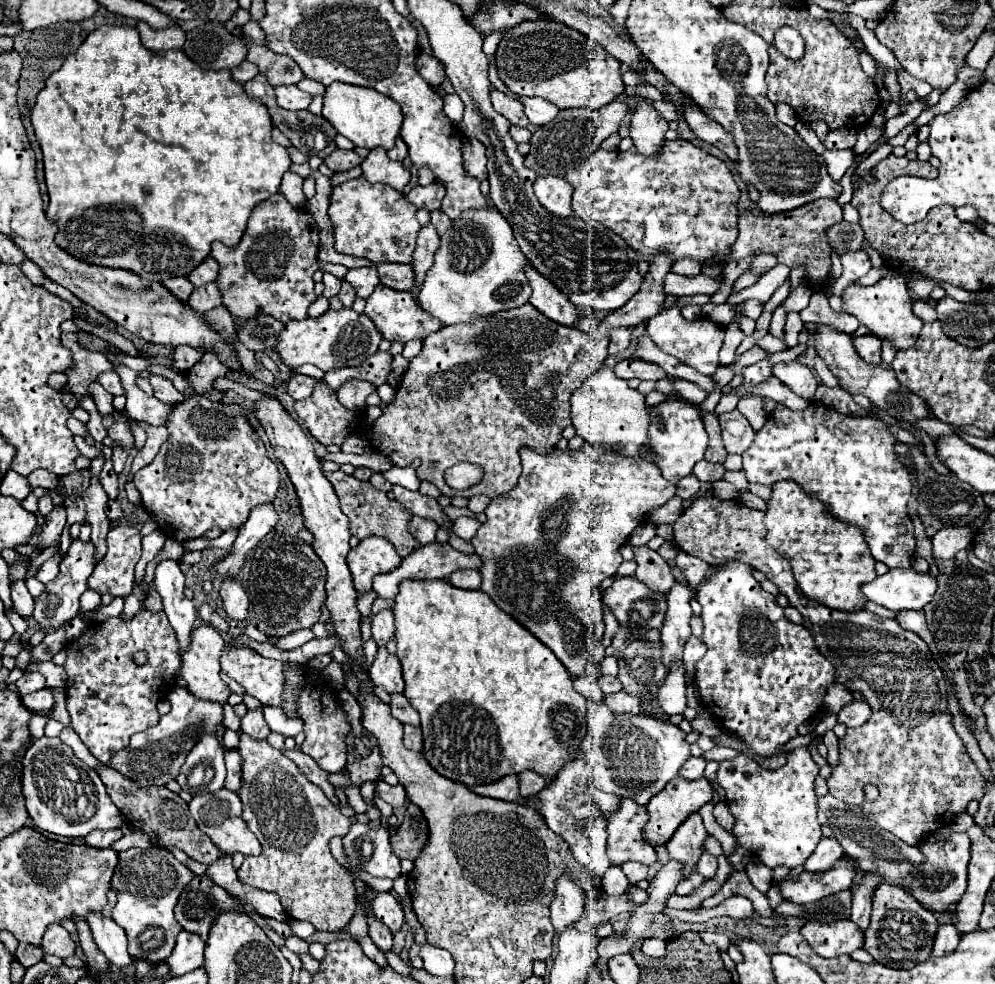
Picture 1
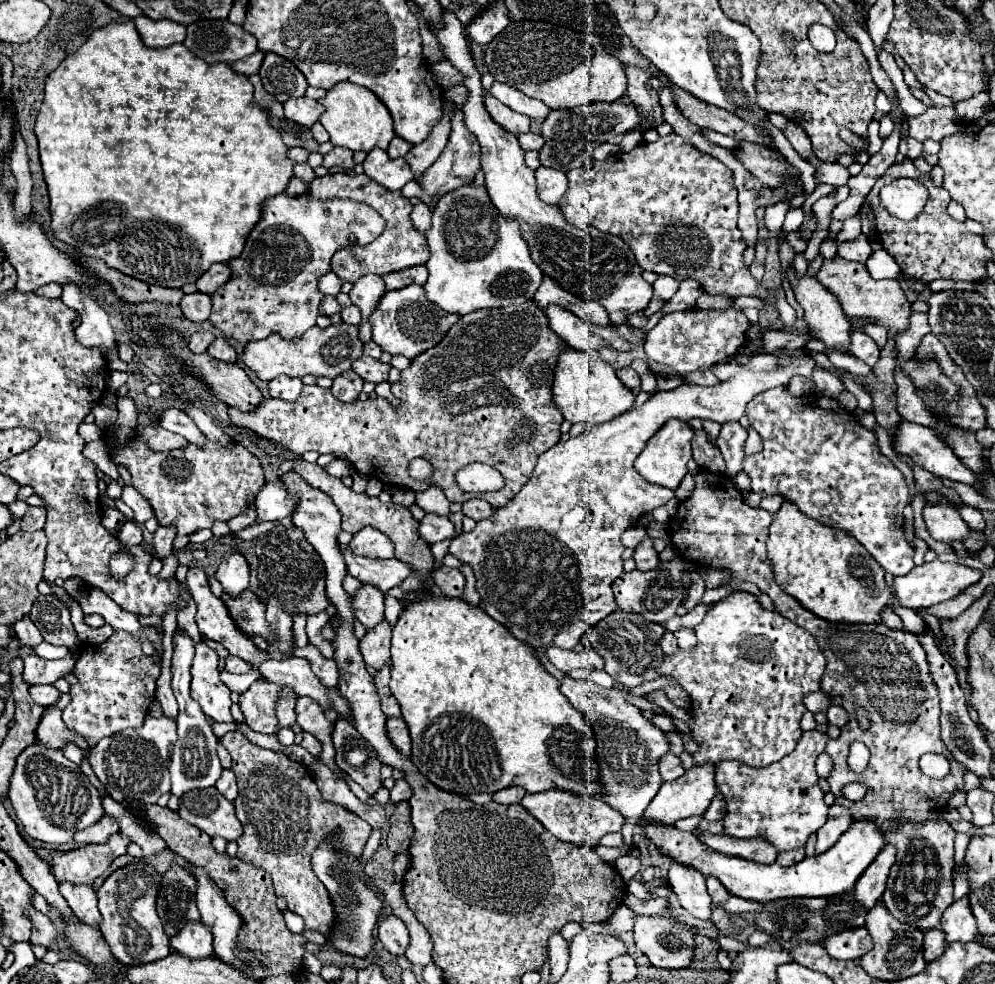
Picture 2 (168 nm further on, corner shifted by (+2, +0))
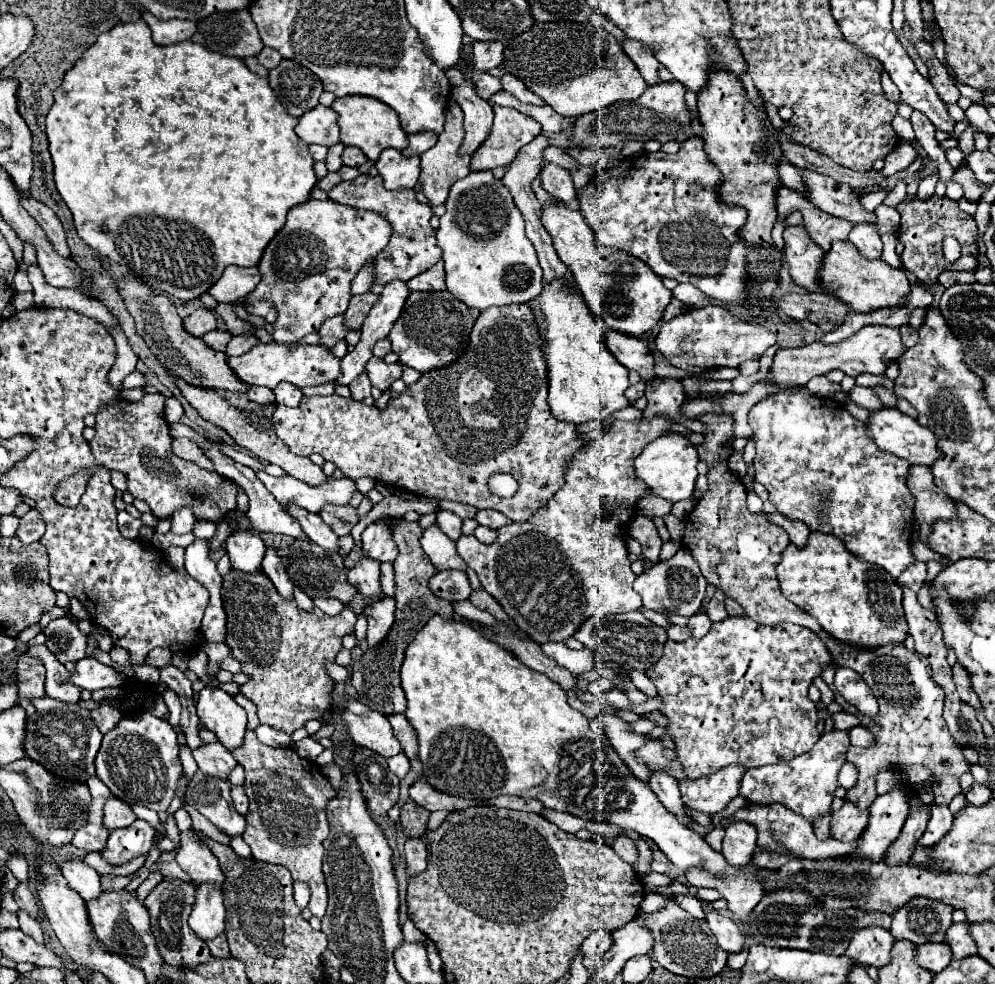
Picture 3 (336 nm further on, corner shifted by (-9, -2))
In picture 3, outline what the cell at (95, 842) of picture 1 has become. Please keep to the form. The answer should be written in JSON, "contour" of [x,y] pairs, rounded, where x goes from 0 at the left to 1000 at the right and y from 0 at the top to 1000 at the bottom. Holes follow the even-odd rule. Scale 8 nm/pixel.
{"contour":[[[111,809],[109,815],[105,817],[105,841],[109,846],[113,846],[113,843],[119,843],[119,841],[127,841],[133,835],[137,835],[137,829],[129,821],[129,817],[123,815],[121,811]]]}

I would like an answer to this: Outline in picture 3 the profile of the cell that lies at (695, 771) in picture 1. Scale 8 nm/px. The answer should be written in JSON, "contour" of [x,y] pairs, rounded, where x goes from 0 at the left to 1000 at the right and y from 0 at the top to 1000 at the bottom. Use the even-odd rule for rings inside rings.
{"contour":[[[657,750],[657,752],[653,752],[647,760],[643,760],[639,766],[641,766],[641,770],[643,770],[645,774],[649,774],[655,783],[667,783],[669,776],[673,774],[667,764],[669,764],[669,758],[665,756],[665,752]]]}

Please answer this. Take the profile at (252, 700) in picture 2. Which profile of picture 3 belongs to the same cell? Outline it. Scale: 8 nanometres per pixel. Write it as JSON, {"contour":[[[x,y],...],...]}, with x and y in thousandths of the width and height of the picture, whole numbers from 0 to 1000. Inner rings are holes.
{"contour":[[[231,579],[231,583],[223,589],[223,608],[229,624],[229,657],[233,659],[233,667],[243,673],[245,683],[253,687],[253,691],[247,693],[241,703],[259,717],[261,736],[269,736],[275,742],[293,746],[297,740],[304,740],[308,732],[320,730],[324,724],[328,724],[334,715],[336,693],[328,685],[326,673],[338,669],[340,661],[344,659],[344,648],[356,640],[358,624],[350,618],[336,628],[326,624],[322,618],[306,622],[295,612],[285,612],[271,587],[263,581],[237,583],[237,579]]]}

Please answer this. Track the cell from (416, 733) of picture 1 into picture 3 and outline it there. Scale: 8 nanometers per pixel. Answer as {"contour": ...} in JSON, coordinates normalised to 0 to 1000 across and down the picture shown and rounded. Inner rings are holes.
{"contour":[[[392,726],[390,734],[394,736],[396,748],[404,758],[404,766],[408,766],[412,772],[420,770],[420,750],[418,750],[418,742],[414,740],[412,734],[408,734],[406,726]]]}

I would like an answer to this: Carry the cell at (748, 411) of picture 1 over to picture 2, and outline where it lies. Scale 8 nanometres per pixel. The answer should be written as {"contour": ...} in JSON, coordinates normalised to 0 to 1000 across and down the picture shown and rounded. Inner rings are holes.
{"contour":[[[753,435],[753,443],[751,443],[751,449],[747,453],[747,459],[749,459],[749,463],[753,463],[753,461],[759,461],[763,457],[765,457],[765,445],[761,443],[761,439],[757,439],[757,435]]]}

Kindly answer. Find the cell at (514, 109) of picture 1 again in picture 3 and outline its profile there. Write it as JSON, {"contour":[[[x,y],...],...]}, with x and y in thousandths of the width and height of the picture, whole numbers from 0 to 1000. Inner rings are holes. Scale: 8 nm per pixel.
{"contour":[[[496,108],[496,128],[488,144],[478,154],[472,173],[494,173],[498,169],[511,169],[521,152],[529,148],[539,136],[545,134],[543,124],[519,114],[517,110]]]}

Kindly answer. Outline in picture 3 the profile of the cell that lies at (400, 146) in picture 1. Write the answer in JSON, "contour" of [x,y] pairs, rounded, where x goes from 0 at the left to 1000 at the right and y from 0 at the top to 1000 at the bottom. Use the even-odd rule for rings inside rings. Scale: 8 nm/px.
{"contour":[[[414,136],[410,138],[410,148],[404,152],[406,159],[424,159],[438,146],[438,136]]]}

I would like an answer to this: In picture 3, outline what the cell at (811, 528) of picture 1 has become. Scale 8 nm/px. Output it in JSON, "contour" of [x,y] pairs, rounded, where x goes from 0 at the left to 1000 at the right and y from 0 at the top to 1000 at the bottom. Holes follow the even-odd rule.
{"contour":[[[814,541],[806,557],[794,551],[786,561],[780,583],[788,606],[816,624],[840,650],[876,659],[892,652],[907,654],[913,644],[905,593],[888,577],[854,563],[838,543]]]}

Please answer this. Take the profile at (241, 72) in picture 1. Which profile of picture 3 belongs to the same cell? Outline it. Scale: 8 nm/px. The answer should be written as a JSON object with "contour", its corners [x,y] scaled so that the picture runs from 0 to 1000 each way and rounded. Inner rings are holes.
{"contour":[[[265,49],[261,55],[259,55],[259,65],[263,65],[265,69],[269,69],[269,71],[273,71],[273,69],[277,69],[279,65],[281,65],[281,61],[283,61],[283,57],[275,51],[275,49]]]}

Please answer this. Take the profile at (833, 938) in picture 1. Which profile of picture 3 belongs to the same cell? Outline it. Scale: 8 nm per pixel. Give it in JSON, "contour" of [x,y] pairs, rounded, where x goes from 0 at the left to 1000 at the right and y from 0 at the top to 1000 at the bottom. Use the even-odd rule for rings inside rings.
{"contour":[[[872,941],[868,945],[862,945],[856,951],[856,957],[850,965],[850,972],[866,982],[888,982],[894,976],[894,963],[896,963],[898,951],[884,943],[884,941]]]}

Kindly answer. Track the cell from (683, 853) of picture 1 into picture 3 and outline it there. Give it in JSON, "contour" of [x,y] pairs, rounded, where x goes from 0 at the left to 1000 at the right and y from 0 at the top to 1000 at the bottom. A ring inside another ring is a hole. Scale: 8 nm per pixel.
{"contour":[[[708,923],[710,927],[710,937],[712,937],[712,943],[716,945],[716,949],[722,953],[722,959],[724,963],[730,967],[730,970],[740,970],[748,963],[748,949],[744,945],[744,941],[734,935],[734,933],[728,933],[724,931],[718,923]]]}

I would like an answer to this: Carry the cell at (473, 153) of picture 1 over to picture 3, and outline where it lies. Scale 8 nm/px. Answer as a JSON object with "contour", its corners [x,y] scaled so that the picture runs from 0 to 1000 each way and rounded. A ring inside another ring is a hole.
{"contour":[[[466,83],[464,87],[454,91],[460,108],[466,114],[466,144],[462,148],[462,159],[476,159],[478,152],[484,148],[484,144],[490,140],[494,130],[494,108],[490,108],[488,102],[484,102],[476,91],[472,83]]]}

